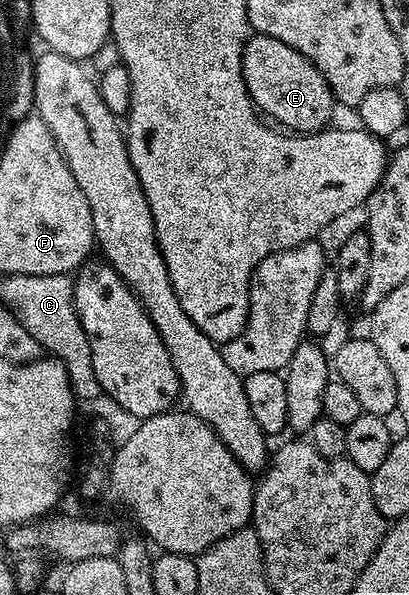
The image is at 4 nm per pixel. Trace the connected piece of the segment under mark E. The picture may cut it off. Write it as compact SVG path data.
M263 33L251 36L242 52L242 74L248 95L254 100L255 109L271 122L279 121L274 123L283 130L293 131L298 135L309 135L320 133L331 124L330 116L333 115L334 109L336 110L334 92L328 87L324 75L320 75L317 67L307 57L300 55L300 51L288 47L288 43L280 43L280 39L272 39Z

